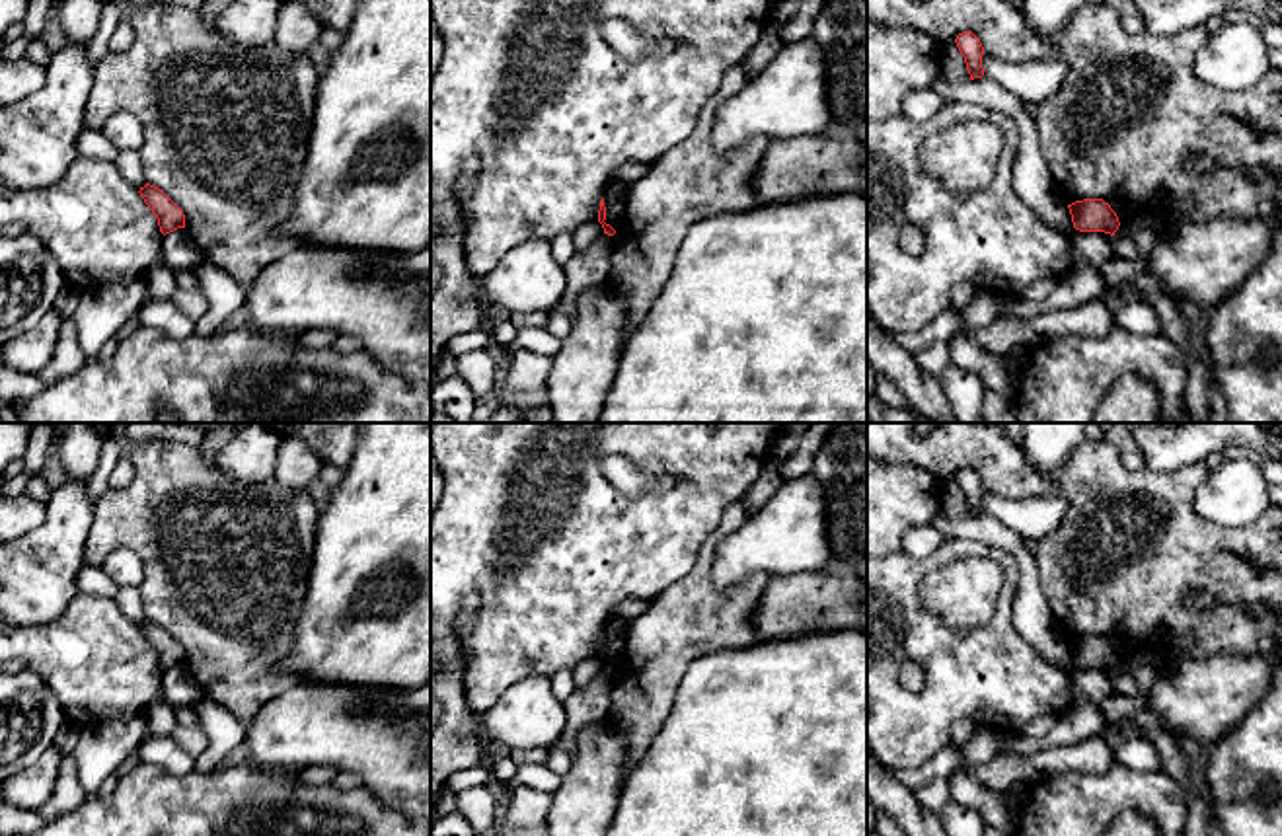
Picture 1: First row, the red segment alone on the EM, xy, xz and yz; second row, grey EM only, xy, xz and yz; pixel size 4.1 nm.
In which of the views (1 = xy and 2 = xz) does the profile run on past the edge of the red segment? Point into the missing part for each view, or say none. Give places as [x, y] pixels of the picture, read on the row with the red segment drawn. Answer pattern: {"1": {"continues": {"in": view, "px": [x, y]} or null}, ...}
{"1": {"continues": null}, "2": {"continues": null}}

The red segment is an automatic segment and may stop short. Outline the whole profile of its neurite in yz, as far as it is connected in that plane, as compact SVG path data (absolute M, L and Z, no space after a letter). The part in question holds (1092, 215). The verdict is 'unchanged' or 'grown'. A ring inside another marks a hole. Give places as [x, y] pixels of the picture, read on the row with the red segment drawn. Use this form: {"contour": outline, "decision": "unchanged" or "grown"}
{"contour": "M1083 199L1068 205L1074 228L1079 232L1105 232L1114 236L1120 222L1116 212L1103 199Z", "decision": "unchanged"}

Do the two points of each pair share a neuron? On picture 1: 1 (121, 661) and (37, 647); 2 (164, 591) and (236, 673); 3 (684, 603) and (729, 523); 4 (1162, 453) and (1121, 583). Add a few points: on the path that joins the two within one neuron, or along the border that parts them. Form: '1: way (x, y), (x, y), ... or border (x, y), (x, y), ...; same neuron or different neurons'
1: way (100, 661), (88, 655), (59, 651); same neuron
2: way (184, 610), (226, 653); same neuron
3: way (698, 583), (712, 542); same neuron
4: border (1201, 460), (1166, 472), (1148, 470); different neurons

